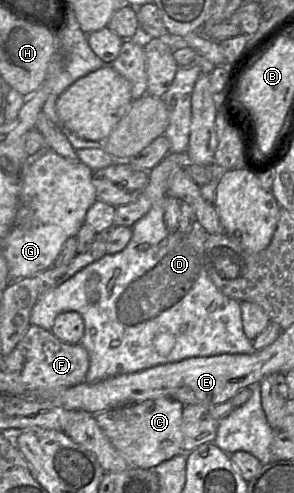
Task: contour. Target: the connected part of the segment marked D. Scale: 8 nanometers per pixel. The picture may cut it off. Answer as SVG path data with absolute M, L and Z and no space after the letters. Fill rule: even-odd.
M165 198L160 199L153 204L148 213L132 226L133 235L122 251L115 254L105 254L100 259L85 266L59 286L42 294L31 310L30 324L37 325L48 331L51 331L56 316L62 312L76 311L82 316L84 320L84 335L80 343L87 350L90 358L89 370L84 380L86 383L96 383L117 375L135 373L153 366L178 362L190 357L206 357L219 354L252 354L255 352L252 345L253 342L247 338L243 330L241 301L225 296L215 286L208 275L205 264L205 242L209 234L203 229L198 221L194 223L192 230L188 233L182 233L178 230L170 231L165 224L164 213ZM93 274L96 274L99 277L97 287L99 300L96 303L89 302L85 292L85 283Z

